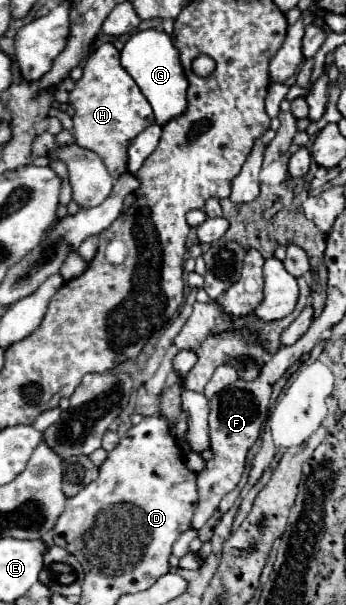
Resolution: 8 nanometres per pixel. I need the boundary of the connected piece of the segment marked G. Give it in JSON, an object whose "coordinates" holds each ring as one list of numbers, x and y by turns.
{"coordinates":[[155,29,133,33,121,51,121,67,135,79,141,93,153,107,157,125,165,125,169,119,185,111,187,79,183,75,183,69,179,63,179,51,173,45,171,35,167,35,165,31,155,31]]}

